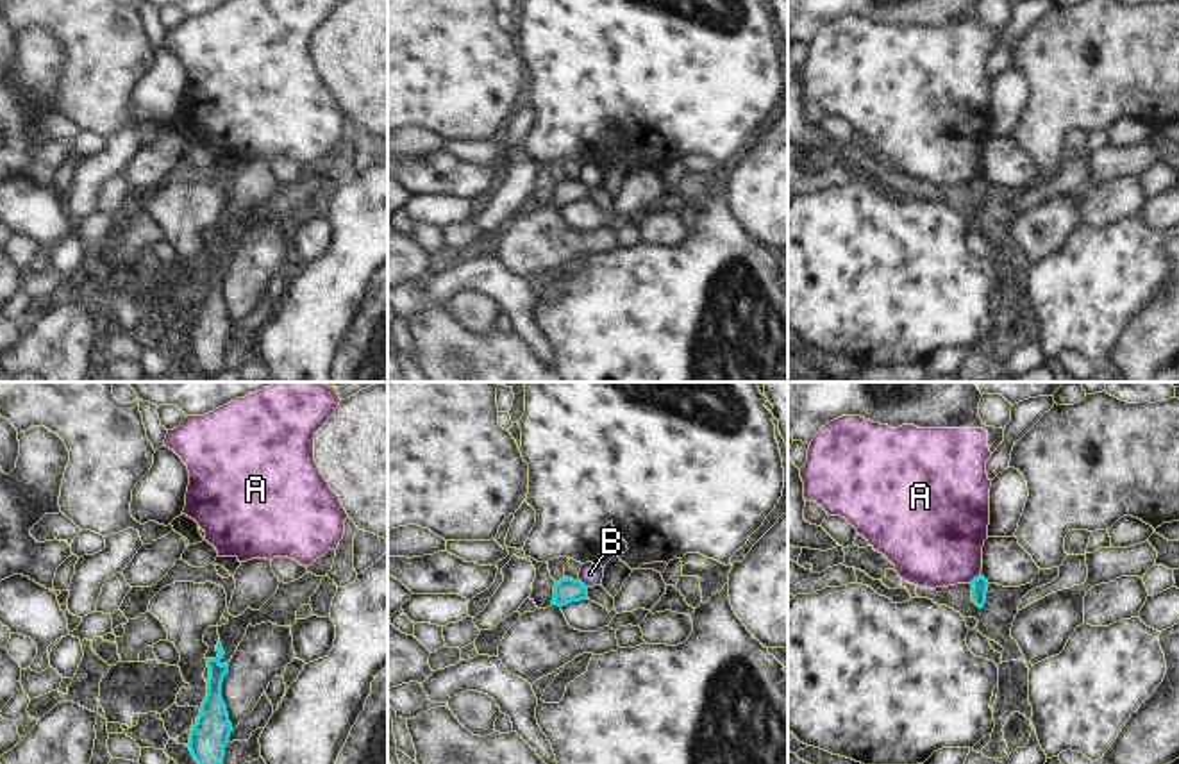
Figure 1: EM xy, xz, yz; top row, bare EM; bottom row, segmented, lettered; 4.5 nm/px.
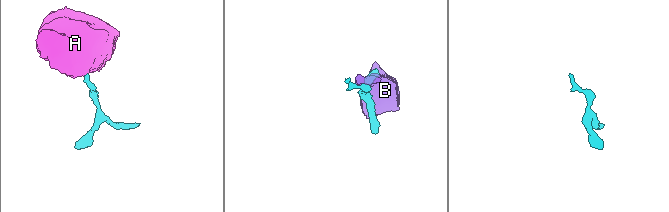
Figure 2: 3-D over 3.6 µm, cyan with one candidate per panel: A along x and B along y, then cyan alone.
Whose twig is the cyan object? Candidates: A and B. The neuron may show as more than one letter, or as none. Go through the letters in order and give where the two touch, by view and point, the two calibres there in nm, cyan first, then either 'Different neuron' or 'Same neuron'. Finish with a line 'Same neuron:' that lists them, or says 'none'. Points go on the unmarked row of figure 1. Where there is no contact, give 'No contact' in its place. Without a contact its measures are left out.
A: Touches cyan at yz (974, 179). Thickness 80 nm (cyan) against 440 nm. Different neuron
B: Touches cyan at xz (583, 184). Thickness 110 nm (cyan) against 100 nm. Different neuron
Same neuron: none.

